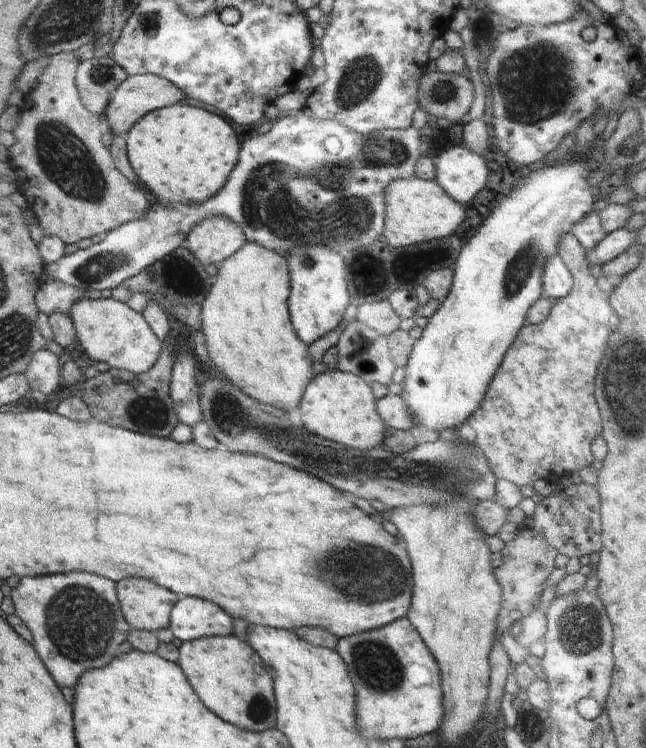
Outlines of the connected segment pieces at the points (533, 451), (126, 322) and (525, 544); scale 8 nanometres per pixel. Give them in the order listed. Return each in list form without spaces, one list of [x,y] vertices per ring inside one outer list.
[[[570,231],[561,236],[557,242],[557,253],[572,275],[570,292],[564,298],[552,301],[546,320],[540,324],[524,323],[495,372],[483,403],[467,420],[476,432],[474,442],[490,461],[496,478],[509,480],[515,485],[531,485],[546,476],[570,474],[596,462],[591,442],[596,434],[602,432],[602,422],[594,400],[594,376],[602,360],[608,334],[616,326],[616,314],[586,266],[585,252],[586,249]]]
[[[82,297],[69,312],[77,342],[86,356],[94,362],[106,362],[110,367],[134,372],[135,375],[150,371],[158,360],[161,341],[149,327],[148,321],[130,308],[127,303],[111,298],[92,299]]]
[[[518,528],[516,538],[505,542],[501,553],[502,566],[495,568],[493,573],[500,585],[504,602],[530,602],[528,592],[536,592],[536,594],[543,592],[544,581],[556,568],[554,559],[558,552],[546,542],[540,530]]]

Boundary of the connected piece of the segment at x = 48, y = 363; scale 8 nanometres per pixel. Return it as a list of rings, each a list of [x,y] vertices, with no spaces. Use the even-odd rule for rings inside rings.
[[[48,349],[37,351],[25,372],[30,390],[40,390],[48,395],[60,386],[60,362],[58,355],[52,354]]]

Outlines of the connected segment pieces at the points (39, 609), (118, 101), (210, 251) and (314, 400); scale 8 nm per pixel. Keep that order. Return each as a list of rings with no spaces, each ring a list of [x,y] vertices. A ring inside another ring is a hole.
[[[68,572],[68,574],[58,574],[58,576],[36,576],[36,578],[22,578],[20,584],[12,589],[11,599],[16,609],[15,613],[19,616],[31,630],[34,638],[34,648],[42,654],[42,660],[46,660],[46,668],[54,672],[54,680],[64,686],[76,684],[80,680],[80,674],[92,668],[102,668],[106,666],[118,646],[129,638],[132,630],[127,620],[122,616],[114,582],[86,574],[86,572]]]
[[[153,74],[129,75],[110,93],[110,102],[104,112],[104,118],[107,120],[108,130],[118,136],[127,133],[133,124],[149,112],[176,104],[187,97],[184,92],[162,77]]]
[[[212,217],[198,223],[188,234],[183,246],[200,263],[218,266],[246,244],[242,229],[224,217]]]
[[[326,370],[307,384],[300,402],[300,422],[310,433],[323,439],[343,444],[351,449],[380,447],[387,426],[376,408],[377,399],[361,376],[340,370]]]

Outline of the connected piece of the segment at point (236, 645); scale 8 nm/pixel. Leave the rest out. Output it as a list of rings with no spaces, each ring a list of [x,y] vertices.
[[[234,634],[184,641],[179,647],[177,664],[204,706],[222,720],[256,732],[276,726],[272,677],[258,653],[246,641],[240,641]]]

